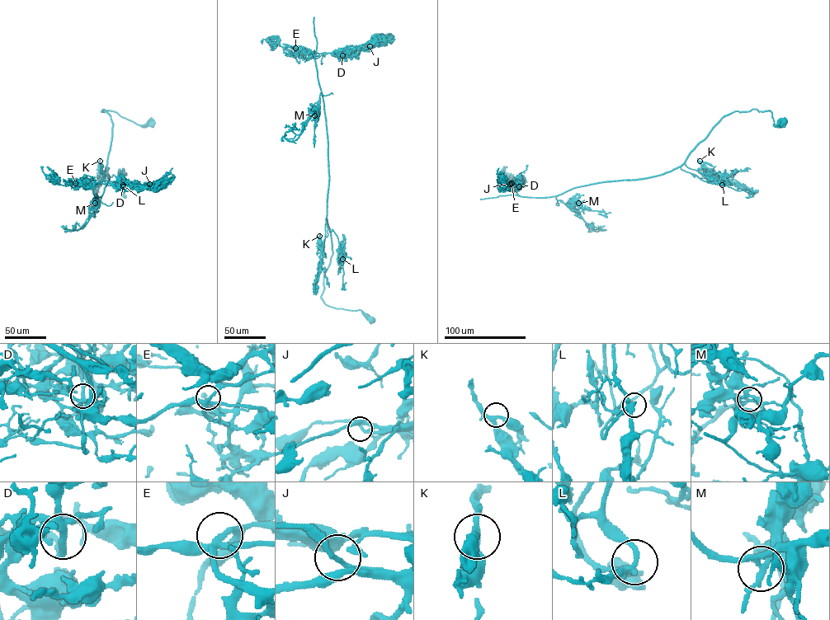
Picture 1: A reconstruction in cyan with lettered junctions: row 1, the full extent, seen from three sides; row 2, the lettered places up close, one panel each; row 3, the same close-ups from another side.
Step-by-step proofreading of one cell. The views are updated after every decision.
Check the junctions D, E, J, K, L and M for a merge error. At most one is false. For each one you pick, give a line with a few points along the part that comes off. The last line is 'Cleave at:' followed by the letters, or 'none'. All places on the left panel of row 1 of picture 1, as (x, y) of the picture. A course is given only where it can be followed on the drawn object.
Cleave at: none

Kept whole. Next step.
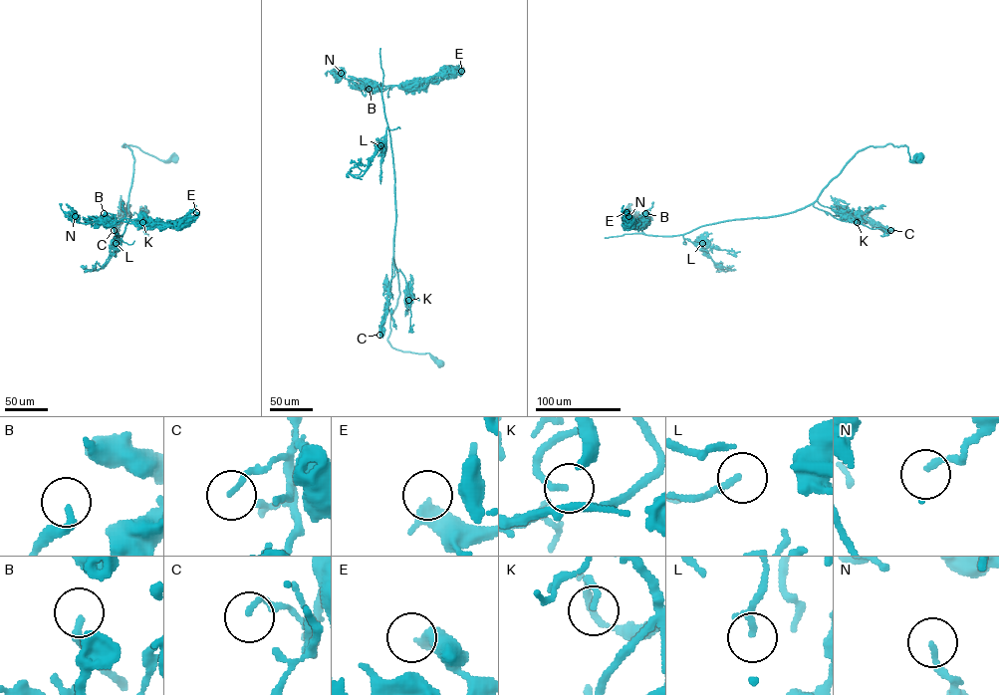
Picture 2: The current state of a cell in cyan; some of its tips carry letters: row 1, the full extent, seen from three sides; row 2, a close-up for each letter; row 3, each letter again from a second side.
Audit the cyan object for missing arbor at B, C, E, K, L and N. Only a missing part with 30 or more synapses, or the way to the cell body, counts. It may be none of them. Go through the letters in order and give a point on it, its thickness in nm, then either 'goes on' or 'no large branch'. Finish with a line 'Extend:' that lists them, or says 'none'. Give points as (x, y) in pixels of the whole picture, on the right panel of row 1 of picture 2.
B: at (645, 213); 240 nm thick; goes on
C: at (890, 230); 140 nm thick; no large branch
E: at (626, 212); 320 nm thick; goes on
K: at (857, 222); 160 nm thick; goes on
L: at (702, 243); 190 nm thick; no large branch
N: at (628, 216); 170 nm thick; no large branch
Extend: B, E, K

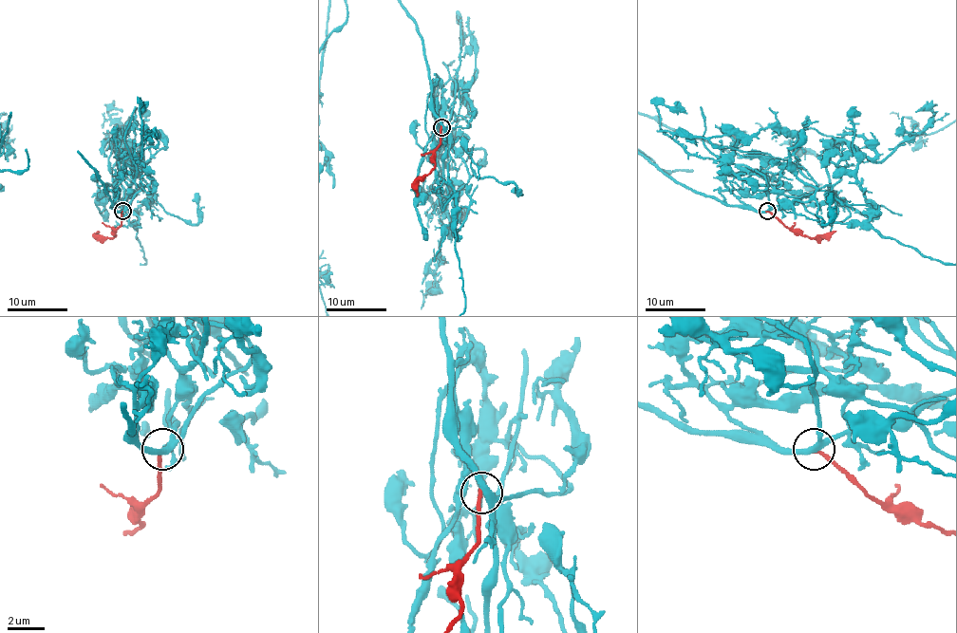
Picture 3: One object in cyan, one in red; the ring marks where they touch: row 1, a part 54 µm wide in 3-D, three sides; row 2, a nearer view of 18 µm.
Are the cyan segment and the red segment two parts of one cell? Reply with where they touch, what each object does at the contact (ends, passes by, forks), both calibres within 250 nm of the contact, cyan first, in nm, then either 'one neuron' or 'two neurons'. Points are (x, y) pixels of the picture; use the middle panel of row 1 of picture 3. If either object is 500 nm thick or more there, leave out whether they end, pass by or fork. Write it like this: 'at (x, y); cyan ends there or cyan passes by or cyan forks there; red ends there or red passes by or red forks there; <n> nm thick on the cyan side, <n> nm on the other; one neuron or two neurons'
at (441, 127); cyan forks there; red ends there; 300 nm thick on the cyan side, 200 nm on the other; two neurons

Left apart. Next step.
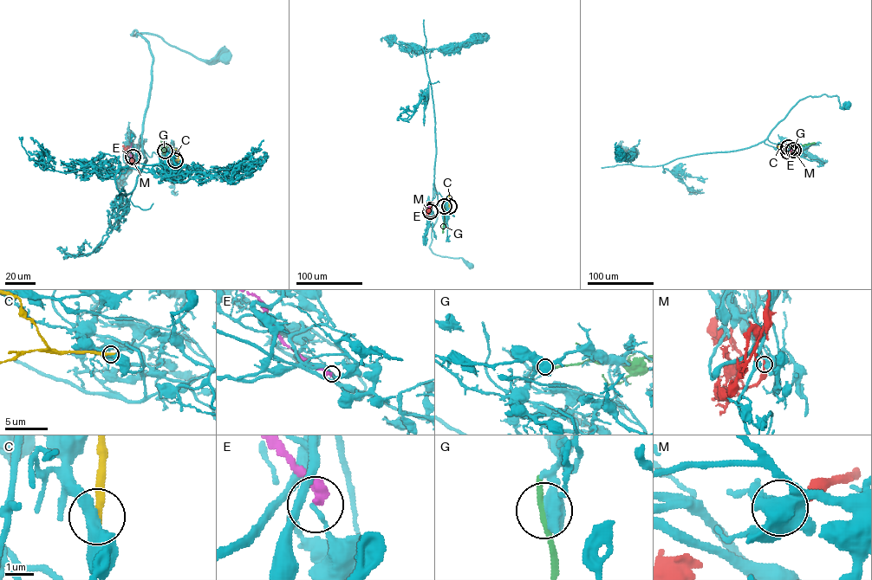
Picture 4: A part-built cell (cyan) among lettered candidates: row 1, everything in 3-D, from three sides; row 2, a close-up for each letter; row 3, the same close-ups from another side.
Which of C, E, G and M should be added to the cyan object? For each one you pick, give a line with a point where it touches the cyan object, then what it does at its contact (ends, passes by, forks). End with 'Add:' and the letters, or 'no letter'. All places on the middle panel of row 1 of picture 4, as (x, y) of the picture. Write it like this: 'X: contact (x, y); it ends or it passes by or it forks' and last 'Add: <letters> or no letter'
M: contact (430, 211); it ends
Add: M

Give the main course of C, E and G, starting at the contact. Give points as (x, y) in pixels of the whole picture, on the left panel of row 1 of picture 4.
C: (175, 160), (178, 157), (176, 150)
E: (133, 157), (129, 153), (131, 142)
G: (165, 151), (161, 140)

